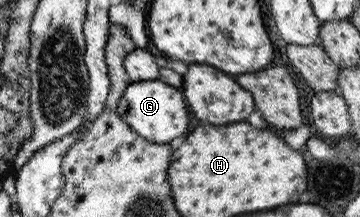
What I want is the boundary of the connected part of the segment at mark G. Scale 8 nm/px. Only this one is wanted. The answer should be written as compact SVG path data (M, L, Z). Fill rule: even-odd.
M160 81L131 82L124 88L115 112L146 141L166 144L188 129L188 111L180 91Z

